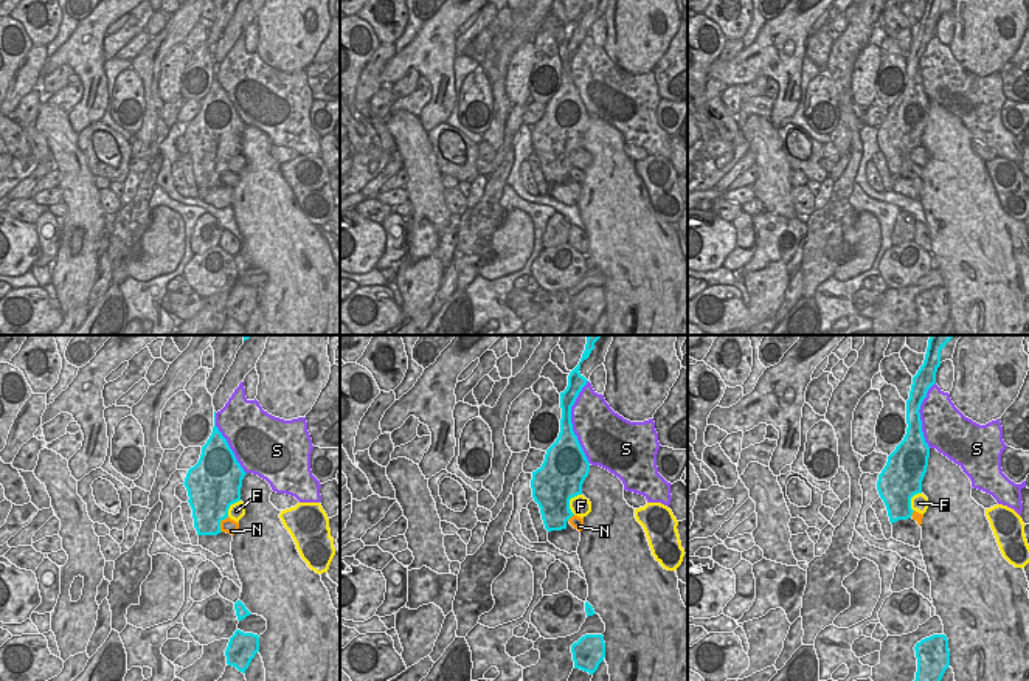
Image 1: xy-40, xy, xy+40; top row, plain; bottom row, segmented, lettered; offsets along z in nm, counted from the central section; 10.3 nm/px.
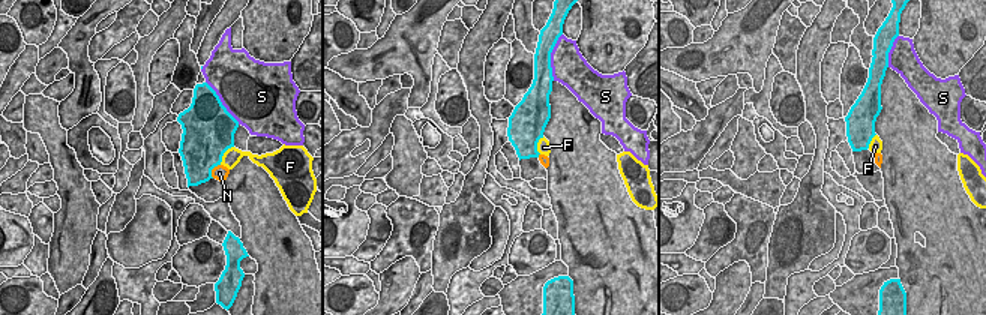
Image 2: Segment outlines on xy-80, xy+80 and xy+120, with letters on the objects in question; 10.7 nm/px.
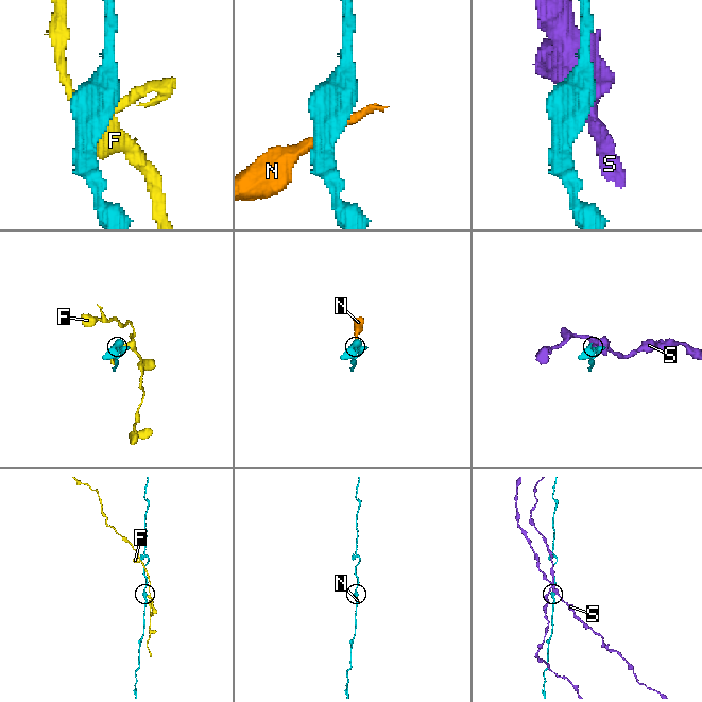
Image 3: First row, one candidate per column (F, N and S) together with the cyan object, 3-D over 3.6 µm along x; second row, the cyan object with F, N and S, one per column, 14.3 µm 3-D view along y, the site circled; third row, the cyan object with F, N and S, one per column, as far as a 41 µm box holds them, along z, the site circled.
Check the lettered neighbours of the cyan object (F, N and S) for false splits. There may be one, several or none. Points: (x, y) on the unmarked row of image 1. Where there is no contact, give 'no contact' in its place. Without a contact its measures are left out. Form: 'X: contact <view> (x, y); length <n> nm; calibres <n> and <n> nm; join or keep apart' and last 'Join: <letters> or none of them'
F: contact xy (568, 154); length 240 nm; calibres 460 and 200 nm; keep apart
N: contact xy-40 (219, 176); length 180 nm; calibres 420 and 160 nm; keep apart
S: contact xy (570, 75); length 850 nm; calibres 260 and 460 nm; keep apart
Join: none of them

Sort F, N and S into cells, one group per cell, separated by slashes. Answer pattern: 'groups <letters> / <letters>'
groups F N / S

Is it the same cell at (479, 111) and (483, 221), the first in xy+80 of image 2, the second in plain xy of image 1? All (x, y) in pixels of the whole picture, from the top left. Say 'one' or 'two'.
one

